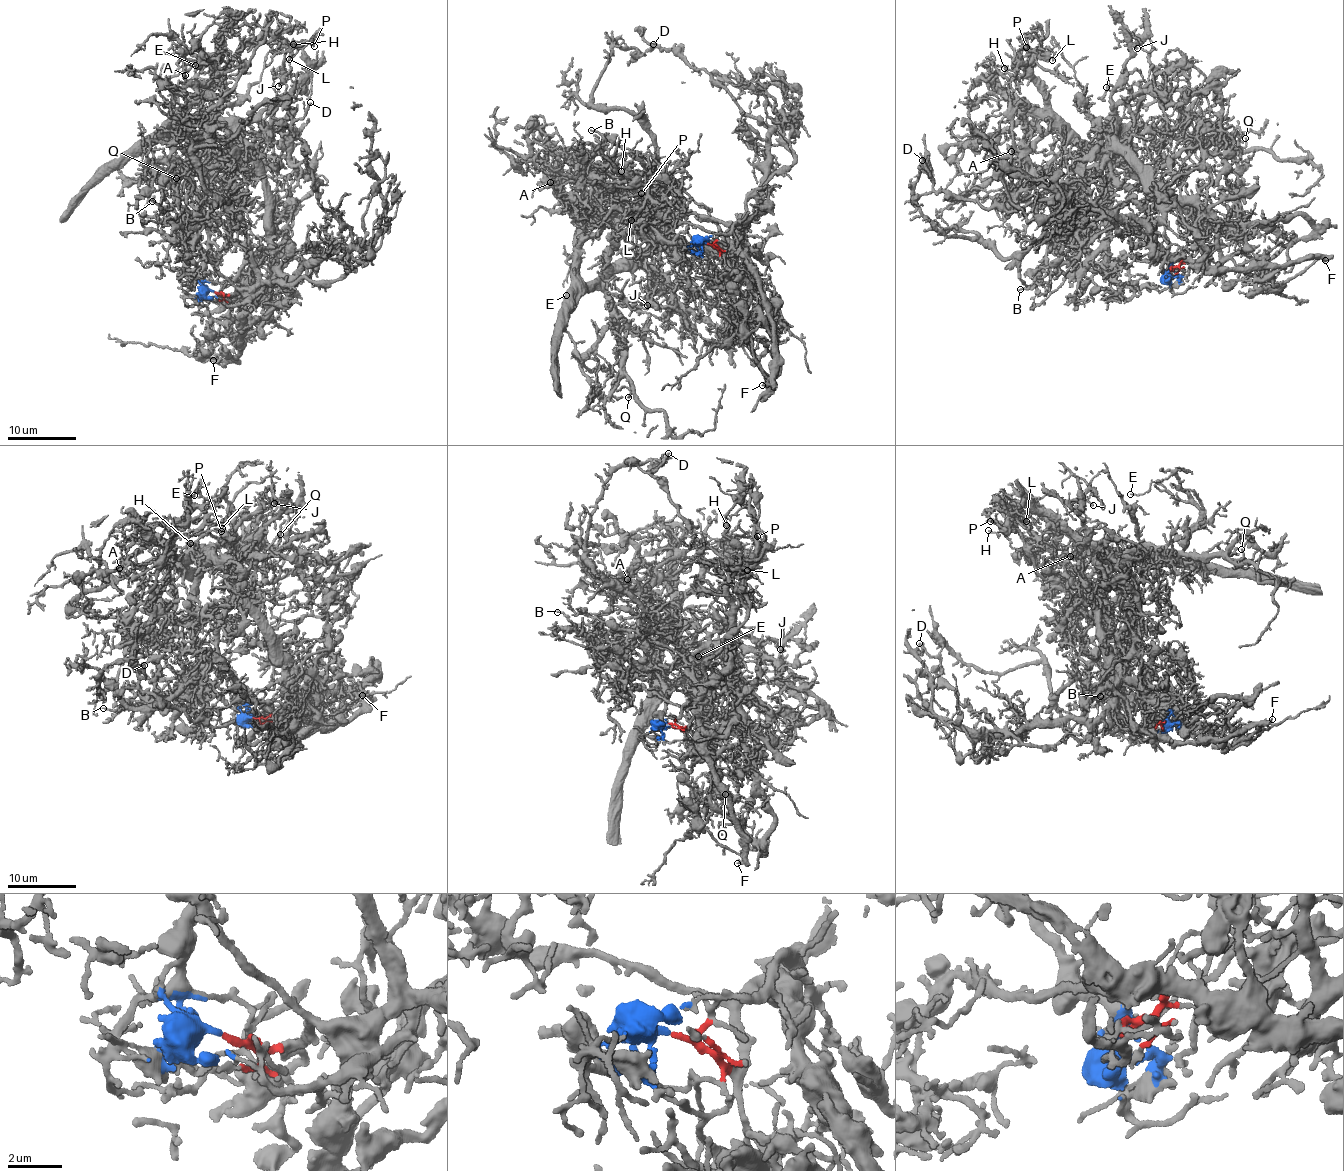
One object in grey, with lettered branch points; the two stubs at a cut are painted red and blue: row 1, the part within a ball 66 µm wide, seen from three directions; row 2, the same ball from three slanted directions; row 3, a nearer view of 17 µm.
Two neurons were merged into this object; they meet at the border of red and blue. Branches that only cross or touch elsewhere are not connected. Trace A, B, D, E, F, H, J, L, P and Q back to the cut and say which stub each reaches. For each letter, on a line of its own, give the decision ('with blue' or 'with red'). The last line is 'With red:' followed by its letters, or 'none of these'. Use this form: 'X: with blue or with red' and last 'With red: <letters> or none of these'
A: with blue
B: with blue
D: with red
E: with blue
F: with red
H: with blue
J: with blue
L: with blue
P: with blue
Q: with blue
With red: D, F

